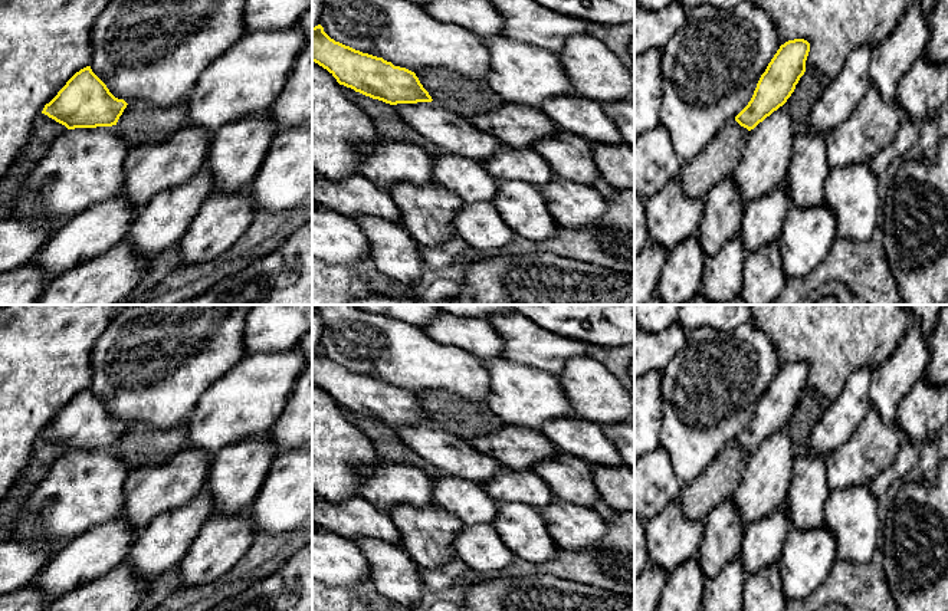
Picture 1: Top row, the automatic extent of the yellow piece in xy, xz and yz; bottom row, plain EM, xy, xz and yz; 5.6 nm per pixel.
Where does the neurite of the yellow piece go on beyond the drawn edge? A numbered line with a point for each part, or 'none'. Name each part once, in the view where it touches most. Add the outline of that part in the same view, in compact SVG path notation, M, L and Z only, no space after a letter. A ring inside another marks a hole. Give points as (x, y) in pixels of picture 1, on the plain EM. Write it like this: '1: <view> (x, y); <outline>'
none

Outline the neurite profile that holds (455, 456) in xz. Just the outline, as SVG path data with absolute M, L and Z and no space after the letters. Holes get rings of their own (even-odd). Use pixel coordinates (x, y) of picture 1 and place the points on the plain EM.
M434 423L397 426L393 430L403 443L445 474L482 484L502 469L495 459L479 453L468 440L445 431Z

